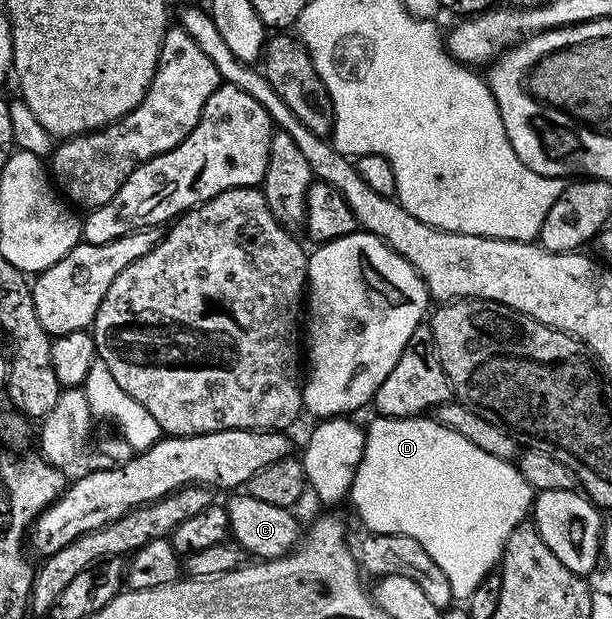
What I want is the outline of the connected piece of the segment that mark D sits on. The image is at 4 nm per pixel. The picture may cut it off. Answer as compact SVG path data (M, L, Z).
M390 416L373 418L365 432L363 478L364 474L365 496L355 497L353 504L357 507L357 514L362 522L369 527L368 531L373 534L399 534L407 538L415 538L415 542L419 542L419 546L423 546L423 550L427 550L427 554L431 554L435 566L439 566L439 570L443 570L443 578L447 578L447 582L451 582L453 595L461 602L468 601L472 592L485 580L485 577L498 567L511 530L515 530L515 526L522 524L530 515L535 499L532 486L523 478L520 467L516 463L500 460L487 454L487 450L479 450L479 446L471 446L471 442L467 442L467 438L463 438L463 434L455 434L455 430L447 430L447 426L443 426L435 418L410 418L408 420Z

